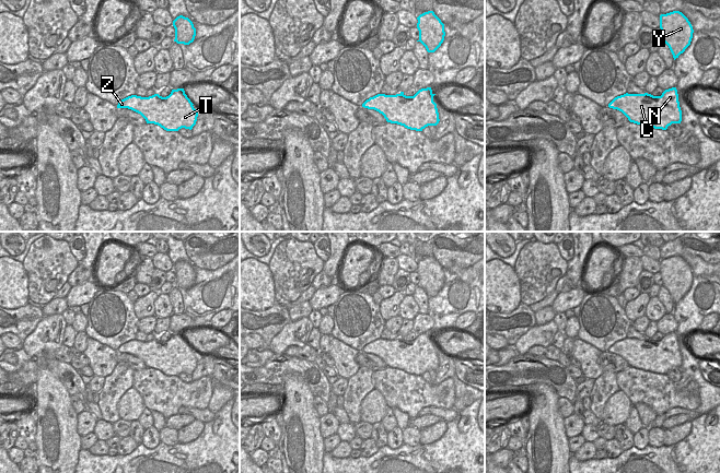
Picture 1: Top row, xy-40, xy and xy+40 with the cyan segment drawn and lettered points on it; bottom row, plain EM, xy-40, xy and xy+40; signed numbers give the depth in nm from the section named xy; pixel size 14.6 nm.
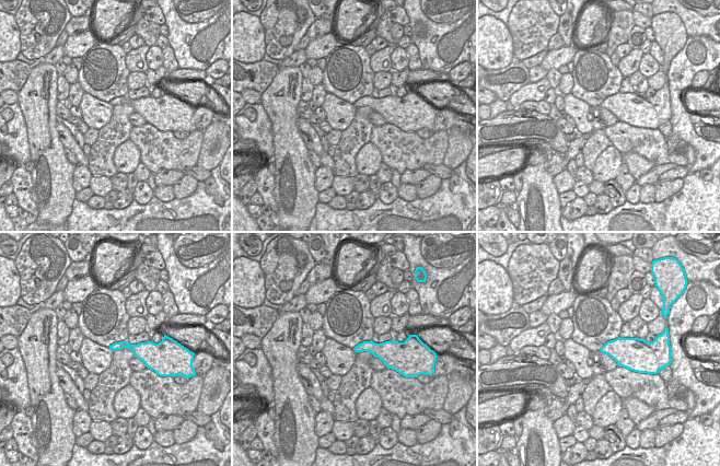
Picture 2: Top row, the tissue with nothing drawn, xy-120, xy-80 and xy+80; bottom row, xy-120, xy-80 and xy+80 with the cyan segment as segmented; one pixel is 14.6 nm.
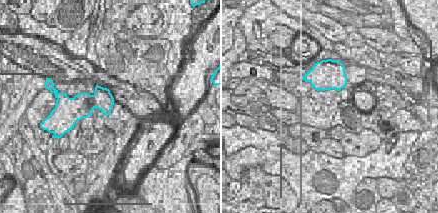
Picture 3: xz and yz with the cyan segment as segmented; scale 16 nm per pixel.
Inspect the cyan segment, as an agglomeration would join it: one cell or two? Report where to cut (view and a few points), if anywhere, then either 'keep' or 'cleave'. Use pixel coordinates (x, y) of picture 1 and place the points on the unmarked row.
cut none; keep

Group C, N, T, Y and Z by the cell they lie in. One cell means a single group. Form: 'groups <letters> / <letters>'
groups C N T Y Z

